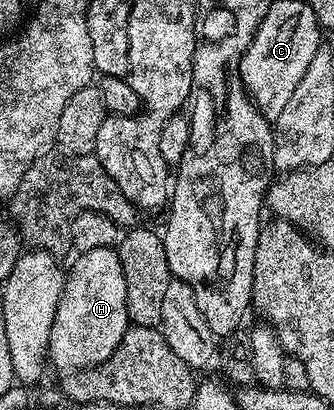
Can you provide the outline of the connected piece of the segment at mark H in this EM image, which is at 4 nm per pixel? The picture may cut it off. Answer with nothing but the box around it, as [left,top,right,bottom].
[48,247,130,373]

